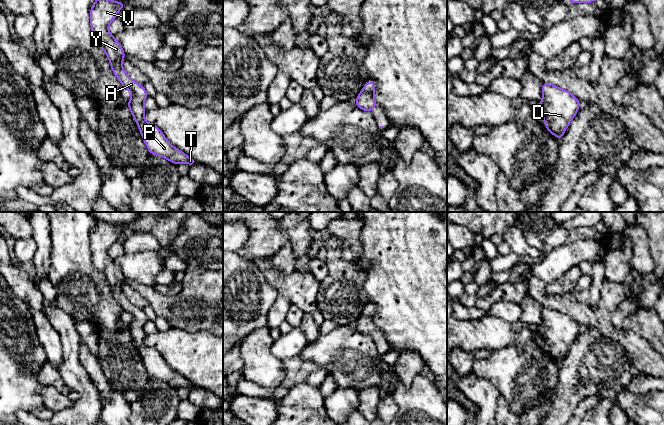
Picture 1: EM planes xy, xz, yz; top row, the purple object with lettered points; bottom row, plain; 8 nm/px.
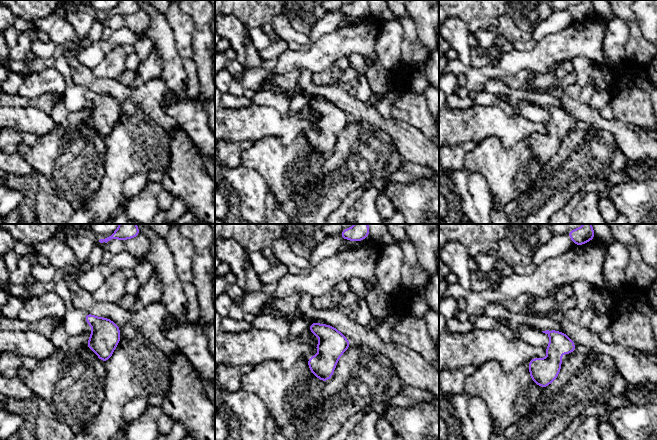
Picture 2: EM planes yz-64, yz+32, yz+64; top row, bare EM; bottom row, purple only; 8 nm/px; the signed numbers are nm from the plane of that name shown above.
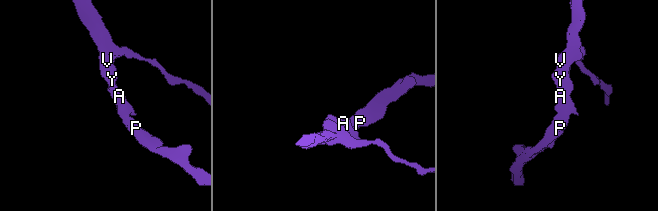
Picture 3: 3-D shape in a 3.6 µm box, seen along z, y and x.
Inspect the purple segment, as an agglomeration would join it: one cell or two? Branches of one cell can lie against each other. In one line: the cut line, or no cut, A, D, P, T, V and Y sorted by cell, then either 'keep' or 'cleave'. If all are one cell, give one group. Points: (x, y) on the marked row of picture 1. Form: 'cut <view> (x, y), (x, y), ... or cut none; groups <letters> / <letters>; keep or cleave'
cut none; groups A D P T V Y; keep

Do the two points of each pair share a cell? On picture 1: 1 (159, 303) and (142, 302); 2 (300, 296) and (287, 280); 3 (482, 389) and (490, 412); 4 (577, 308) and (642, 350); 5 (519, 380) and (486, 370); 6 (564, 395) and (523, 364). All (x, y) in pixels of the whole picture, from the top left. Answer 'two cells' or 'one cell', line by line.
1: two cells
2: one cell
3: one cell
4: one cell
5: one cell
6: two cells

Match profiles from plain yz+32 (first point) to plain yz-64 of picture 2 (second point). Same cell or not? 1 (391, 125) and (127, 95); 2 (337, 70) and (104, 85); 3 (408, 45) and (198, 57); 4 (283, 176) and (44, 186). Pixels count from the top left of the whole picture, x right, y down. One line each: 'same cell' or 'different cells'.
1: same cell
2: different cells
3: different cells
4: different cells

